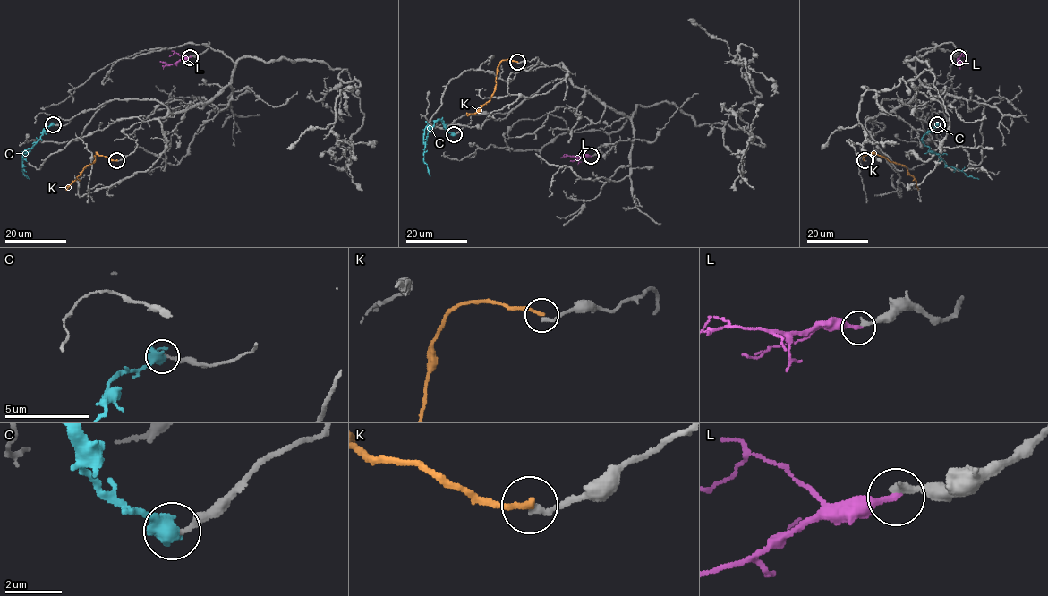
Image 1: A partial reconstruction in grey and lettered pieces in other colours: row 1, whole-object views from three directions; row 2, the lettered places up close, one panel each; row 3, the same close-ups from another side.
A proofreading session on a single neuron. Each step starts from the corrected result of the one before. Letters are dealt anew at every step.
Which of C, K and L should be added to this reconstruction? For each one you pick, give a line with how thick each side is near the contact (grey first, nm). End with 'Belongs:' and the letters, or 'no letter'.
Belongs: no letter

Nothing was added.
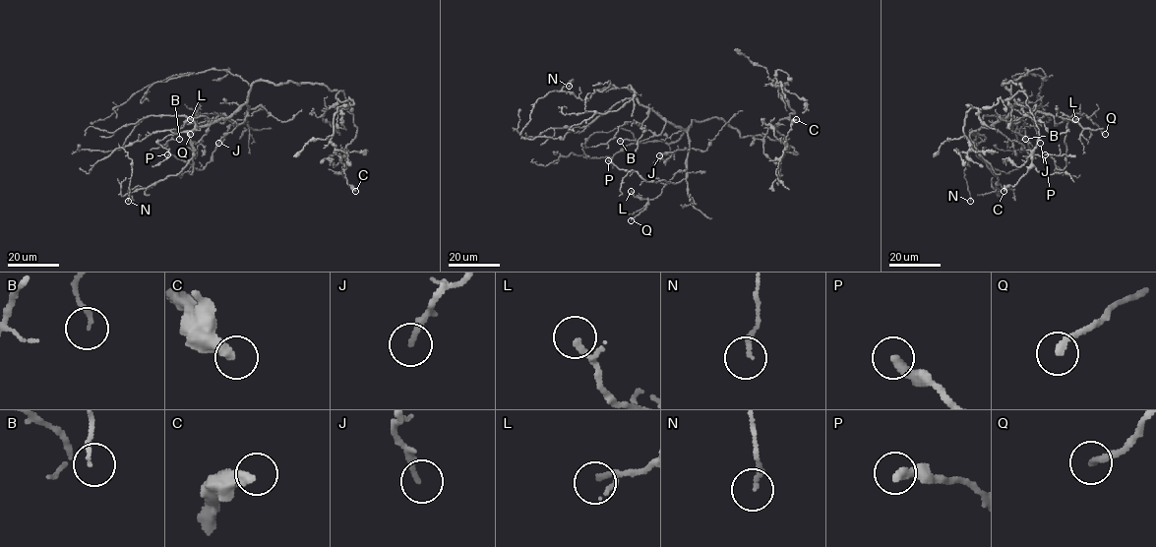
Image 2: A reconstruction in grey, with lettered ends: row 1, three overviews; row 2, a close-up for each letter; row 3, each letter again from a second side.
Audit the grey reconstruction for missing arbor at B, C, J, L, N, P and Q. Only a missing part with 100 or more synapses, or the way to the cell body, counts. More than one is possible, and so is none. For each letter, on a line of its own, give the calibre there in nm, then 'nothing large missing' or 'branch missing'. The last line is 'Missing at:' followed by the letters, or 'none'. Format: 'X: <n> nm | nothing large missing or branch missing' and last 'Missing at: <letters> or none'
B: 140 nm | nothing large missing
C: 400 nm | nothing large missing
J: 200 nm | nothing large missing
L: 130 nm | nothing large missing
N: 180 nm | nothing large missing
P: 360 nm | nothing large missing
Q: 240 nm | nothing large missing
Missing at: none

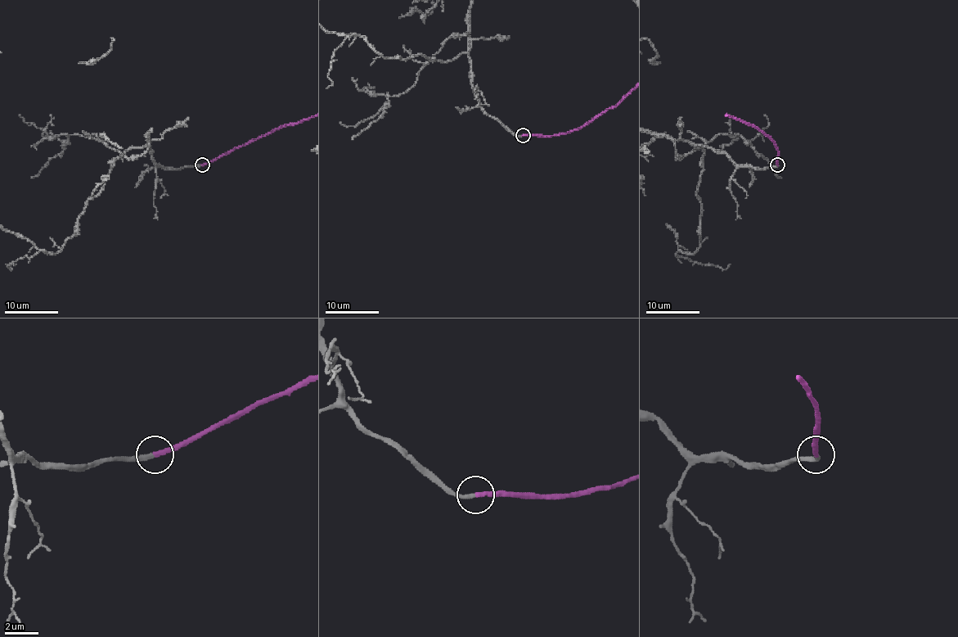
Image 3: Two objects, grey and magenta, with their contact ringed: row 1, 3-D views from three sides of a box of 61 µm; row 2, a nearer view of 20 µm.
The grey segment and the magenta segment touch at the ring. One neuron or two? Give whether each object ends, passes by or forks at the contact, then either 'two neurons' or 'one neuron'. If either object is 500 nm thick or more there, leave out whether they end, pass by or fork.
grey ends there; magenta ends there; one neuron

